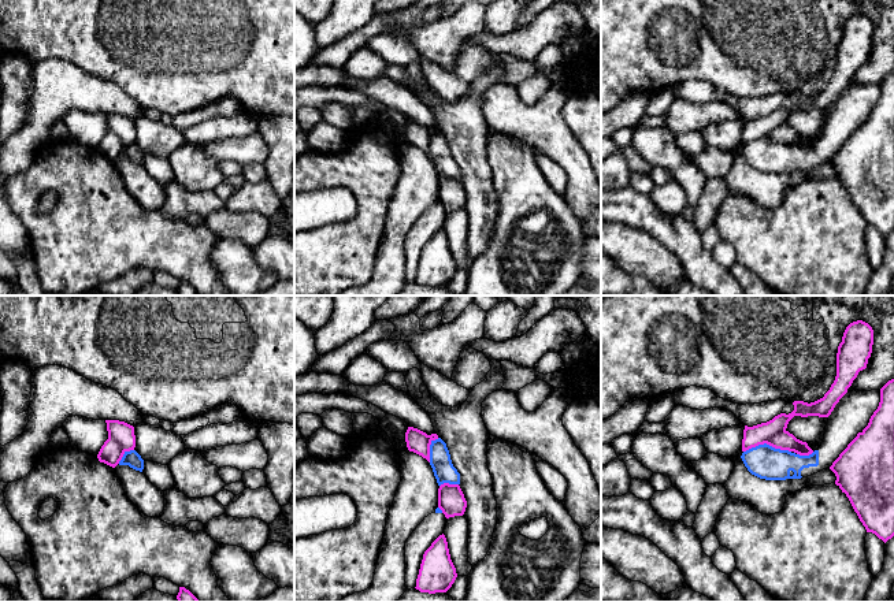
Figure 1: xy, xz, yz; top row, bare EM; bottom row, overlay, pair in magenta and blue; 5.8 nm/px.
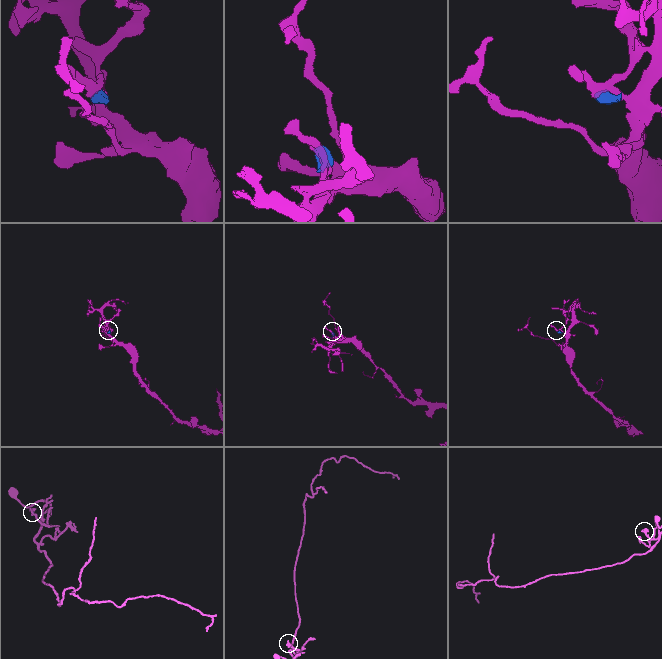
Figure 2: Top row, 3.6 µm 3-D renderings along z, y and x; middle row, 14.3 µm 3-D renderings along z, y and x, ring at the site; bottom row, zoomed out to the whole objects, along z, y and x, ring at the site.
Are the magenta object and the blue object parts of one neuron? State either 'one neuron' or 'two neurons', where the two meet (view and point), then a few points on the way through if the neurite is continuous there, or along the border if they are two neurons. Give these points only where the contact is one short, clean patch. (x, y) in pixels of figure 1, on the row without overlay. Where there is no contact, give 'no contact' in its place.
two neurons | yz (767, 137)

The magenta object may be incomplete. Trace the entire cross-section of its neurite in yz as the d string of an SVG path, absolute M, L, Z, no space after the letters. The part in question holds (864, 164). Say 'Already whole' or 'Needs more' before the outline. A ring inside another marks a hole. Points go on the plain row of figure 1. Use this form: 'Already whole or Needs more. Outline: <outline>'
Already whole. Outline: M894 73L880 82L880 96L868 119L832 156L835 178L846 187L867 226L884 237L894 230Z

